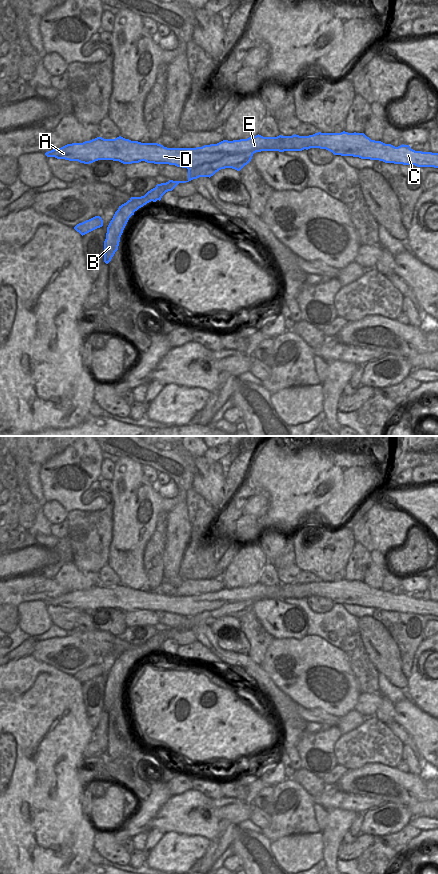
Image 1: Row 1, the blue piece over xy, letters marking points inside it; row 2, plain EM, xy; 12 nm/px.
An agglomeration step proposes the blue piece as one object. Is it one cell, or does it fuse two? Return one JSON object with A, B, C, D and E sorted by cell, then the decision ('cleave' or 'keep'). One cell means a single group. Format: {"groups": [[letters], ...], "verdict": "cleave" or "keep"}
{"groups": [["A", "C", "D", "E"], ["B"]], "verdict": "cleave"}

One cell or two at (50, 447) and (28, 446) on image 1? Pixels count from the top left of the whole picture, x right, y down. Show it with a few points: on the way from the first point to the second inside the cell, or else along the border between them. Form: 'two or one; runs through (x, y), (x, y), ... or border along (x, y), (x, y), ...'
one; runs through (45, 446), (33, 446)

